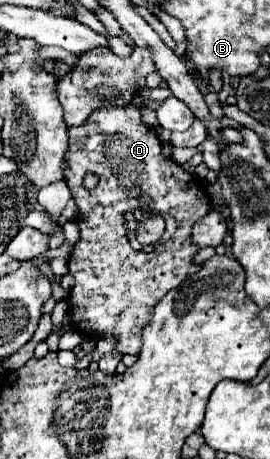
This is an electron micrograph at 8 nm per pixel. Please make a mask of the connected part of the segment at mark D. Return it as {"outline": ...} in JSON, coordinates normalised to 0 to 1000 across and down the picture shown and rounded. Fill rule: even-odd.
{"outline":[[[378,229],[326,255],[326,264],[311,264],[311,272],[267,277],[237,351],[244,351],[237,394],[252,399],[259,420],[289,447],[281,486],[296,490],[296,525],[274,534],[274,547],[252,564],[259,599],[281,608],[281,621],[259,634],[259,691],[267,691],[274,717],[281,721],[296,717],[311,725],[348,725],[348,730],[422,725],[437,734],[430,765],[511,773],[526,756],[526,717],[563,699],[570,664],[630,630],[652,630],[659,621],[674,621],[689,603],[704,603],[741,586],[741,577],[711,569],[719,556],[733,556],[741,547],[741,538],[711,529],[711,495],[778,455],[778,429],[719,381],[689,377],[637,346],[607,346],[600,312],[578,285],[526,268],[519,237],[504,237],[496,229],[444,229],[444,233]],[[319,377],[341,377],[363,386],[363,403],[333,416],[304,407]],[[526,416],[556,420],[563,429],[600,429],[607,464],[659,464],[659,499],[644,516],[615,529],[578,534],[548,551],[489,542],[481,521],[467,516],[467,490],[459,490],[467,460],[519,451],[511,434]]]}

